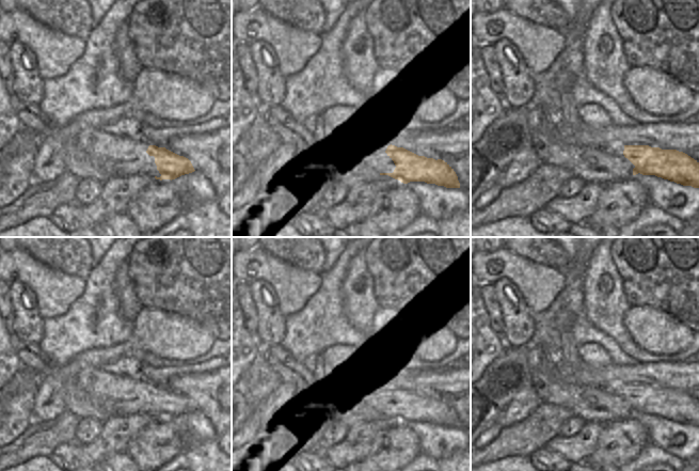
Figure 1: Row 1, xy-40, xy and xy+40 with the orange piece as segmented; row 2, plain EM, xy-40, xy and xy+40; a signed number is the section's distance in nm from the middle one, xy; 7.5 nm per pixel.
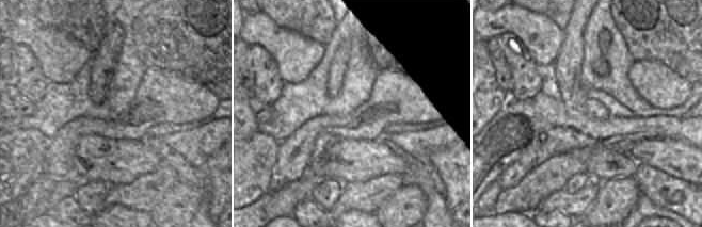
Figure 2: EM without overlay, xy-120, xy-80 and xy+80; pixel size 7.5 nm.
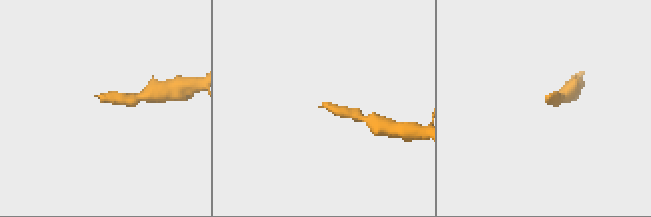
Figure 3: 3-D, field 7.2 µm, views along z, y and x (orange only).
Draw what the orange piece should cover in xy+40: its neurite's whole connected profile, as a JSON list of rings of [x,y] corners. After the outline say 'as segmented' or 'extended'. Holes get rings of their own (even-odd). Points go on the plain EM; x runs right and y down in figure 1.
[[[608,384],[605,390],[627,402],[633,414],[655,414],[699,427],[699,402],[683,391],[649,384]]]; extended

